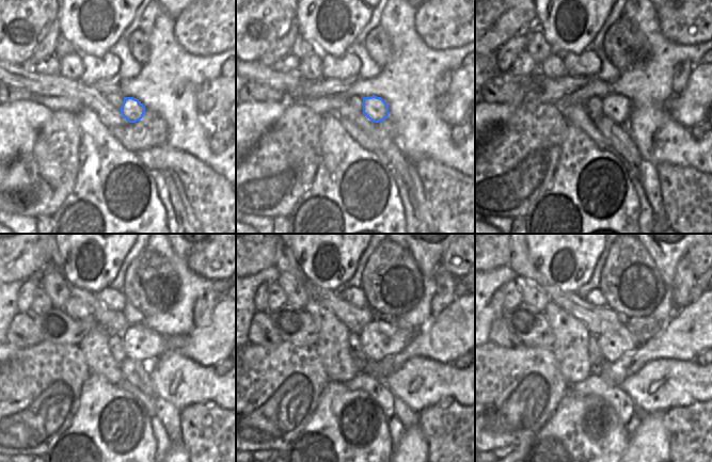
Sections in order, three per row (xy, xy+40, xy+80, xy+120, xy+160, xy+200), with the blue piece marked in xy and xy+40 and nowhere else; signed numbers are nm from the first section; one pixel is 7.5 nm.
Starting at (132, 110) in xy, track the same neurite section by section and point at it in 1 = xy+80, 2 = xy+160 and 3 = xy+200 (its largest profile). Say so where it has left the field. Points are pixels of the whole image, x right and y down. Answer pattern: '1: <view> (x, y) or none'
1: xy+80 (617, 108)
2: xy+160 (381, 338)
3: xy+200 (614, 344)

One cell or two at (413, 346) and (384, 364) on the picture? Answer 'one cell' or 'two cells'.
one cell

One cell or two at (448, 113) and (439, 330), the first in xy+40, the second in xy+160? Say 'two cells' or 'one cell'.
one cell

